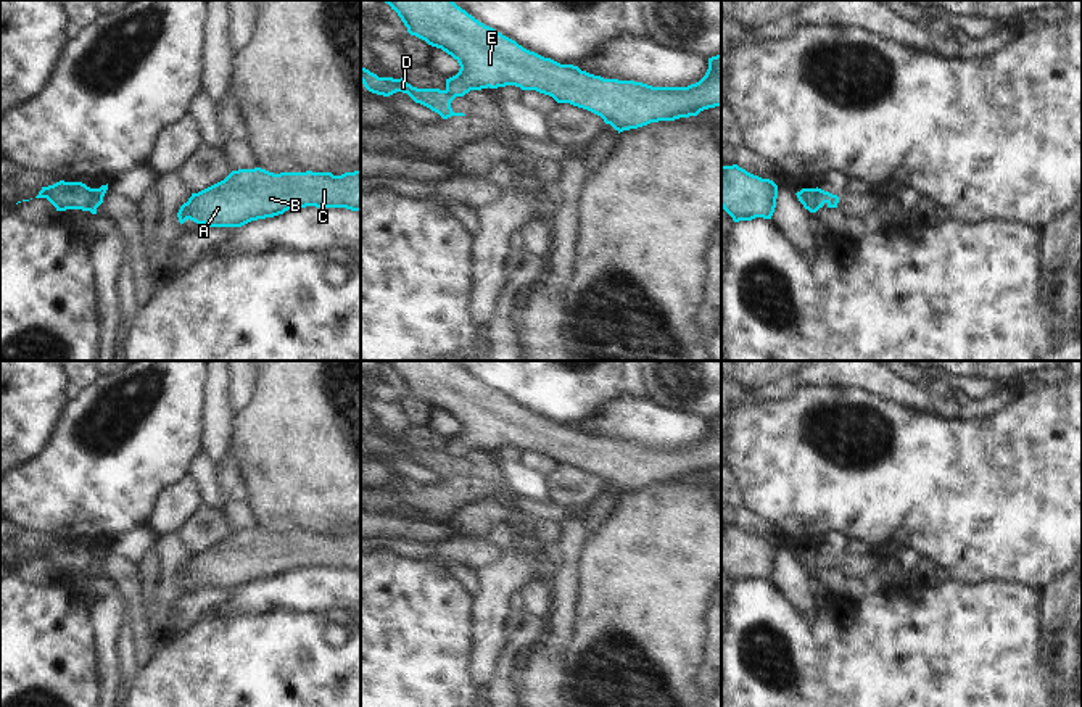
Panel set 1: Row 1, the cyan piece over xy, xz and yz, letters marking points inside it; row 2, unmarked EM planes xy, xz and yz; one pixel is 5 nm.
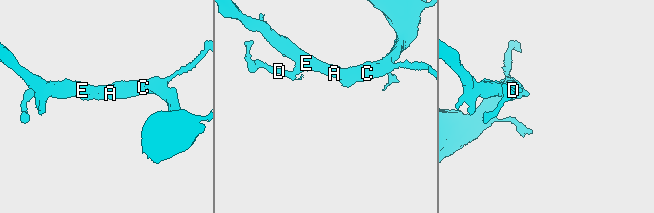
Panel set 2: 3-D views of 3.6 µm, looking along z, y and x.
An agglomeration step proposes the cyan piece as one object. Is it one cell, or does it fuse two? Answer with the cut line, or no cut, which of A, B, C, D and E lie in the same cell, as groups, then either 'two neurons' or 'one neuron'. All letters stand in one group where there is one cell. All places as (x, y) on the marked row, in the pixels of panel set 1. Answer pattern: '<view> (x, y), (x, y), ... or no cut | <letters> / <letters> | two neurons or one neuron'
xy (90, 189), (90, 205), (87, 210) | A B C E / D | two neurons

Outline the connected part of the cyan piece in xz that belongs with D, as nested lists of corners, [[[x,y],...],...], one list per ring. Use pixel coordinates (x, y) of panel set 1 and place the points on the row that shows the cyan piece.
[[[361,66],[361,82],[364,87],[377,95],[390,97],[396,92],[407,93],[415,103],[420,103],[432,111],[438,113],[443,119],[451,116],[465,116],[464,113],[454,113],[451,108],[451,97],[446,90],[440,89],[417,89],[407,84],[403,77],[378,77],[377,74],[370,72],[369,69]]]

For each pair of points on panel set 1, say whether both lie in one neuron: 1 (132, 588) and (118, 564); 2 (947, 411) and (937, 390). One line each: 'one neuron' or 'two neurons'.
1: one neuron
2: one neuron

